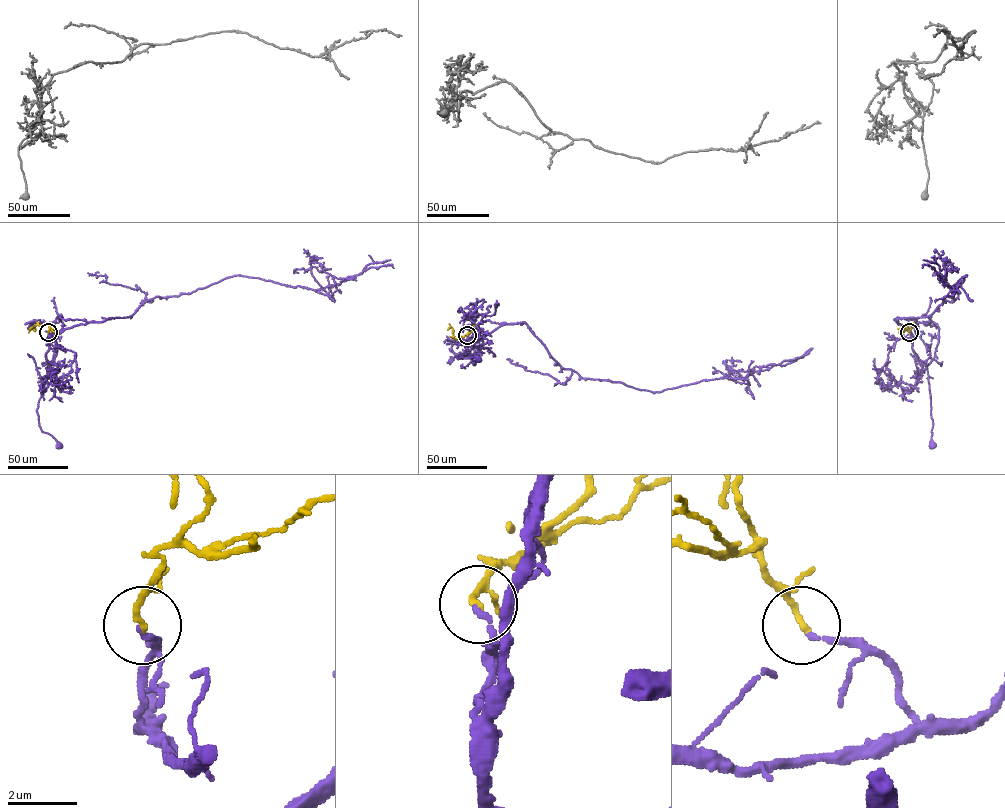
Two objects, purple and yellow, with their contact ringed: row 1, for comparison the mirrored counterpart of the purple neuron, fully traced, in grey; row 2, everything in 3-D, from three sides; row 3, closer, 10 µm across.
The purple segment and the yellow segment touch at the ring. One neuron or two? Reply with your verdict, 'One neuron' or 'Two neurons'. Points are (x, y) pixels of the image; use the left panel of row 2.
One neuron

